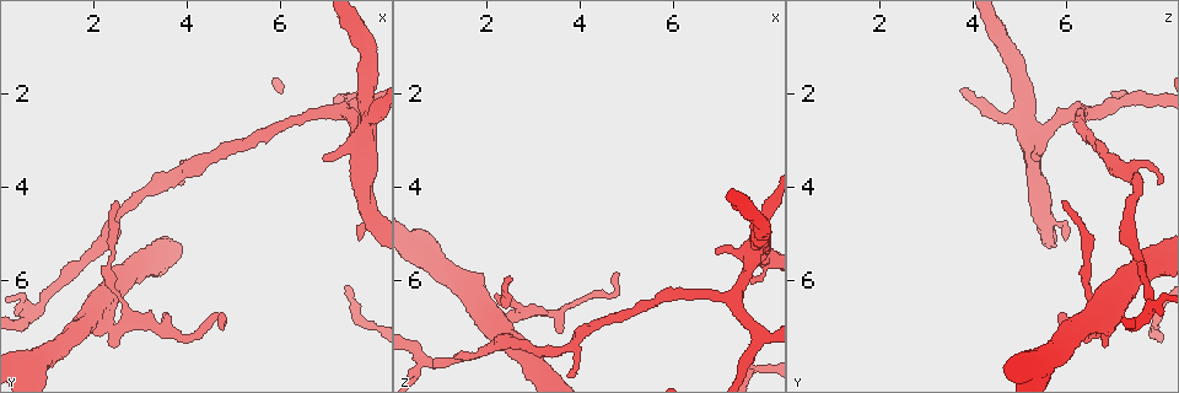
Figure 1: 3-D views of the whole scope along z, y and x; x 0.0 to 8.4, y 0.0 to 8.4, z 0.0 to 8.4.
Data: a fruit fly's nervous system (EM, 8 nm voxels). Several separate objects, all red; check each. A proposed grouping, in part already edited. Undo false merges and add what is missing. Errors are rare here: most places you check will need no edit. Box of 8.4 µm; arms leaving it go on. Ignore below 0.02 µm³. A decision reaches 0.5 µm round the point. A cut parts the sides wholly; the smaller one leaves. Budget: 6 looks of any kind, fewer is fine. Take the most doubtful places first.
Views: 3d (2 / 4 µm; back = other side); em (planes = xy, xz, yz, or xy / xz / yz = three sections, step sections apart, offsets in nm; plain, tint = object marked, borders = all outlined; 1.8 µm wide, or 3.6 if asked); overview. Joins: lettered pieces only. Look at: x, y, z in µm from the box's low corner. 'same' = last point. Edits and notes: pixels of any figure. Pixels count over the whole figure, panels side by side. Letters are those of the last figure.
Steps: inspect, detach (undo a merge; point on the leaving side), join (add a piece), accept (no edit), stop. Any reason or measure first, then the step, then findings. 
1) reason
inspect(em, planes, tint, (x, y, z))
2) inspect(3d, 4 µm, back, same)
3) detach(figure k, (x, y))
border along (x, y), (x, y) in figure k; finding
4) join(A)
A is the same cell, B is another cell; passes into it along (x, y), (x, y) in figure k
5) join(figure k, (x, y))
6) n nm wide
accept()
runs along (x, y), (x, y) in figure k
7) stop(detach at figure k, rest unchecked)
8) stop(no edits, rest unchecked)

three-way junction
inspect(em, planes, tint, (7.75, 2.20, 7.20))

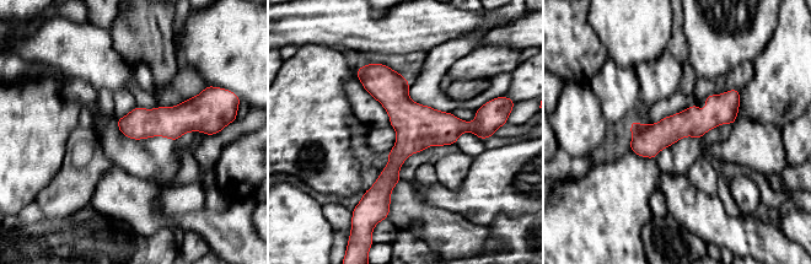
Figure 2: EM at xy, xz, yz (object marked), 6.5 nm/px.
inspect(em, planes, borders, same)

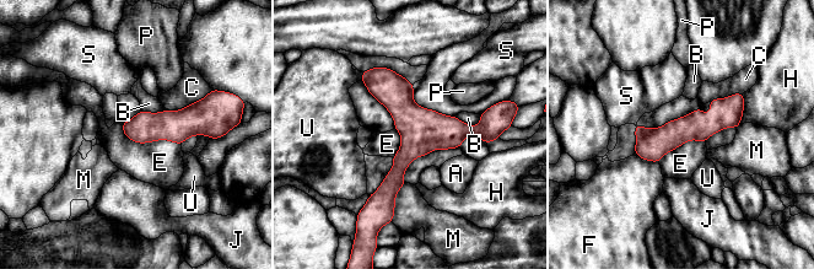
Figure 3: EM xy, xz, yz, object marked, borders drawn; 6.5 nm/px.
E touches over 420 nm
accept()
A, B, C, E, F, H, J, M, P, S and U are other cells; border along (120, 124), (134, 141), (181, 145) in figure 3; continuous, no second neuron

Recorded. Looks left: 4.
an open end
inspect(em, planes, tint, (2.40, 4.30, 5.90))

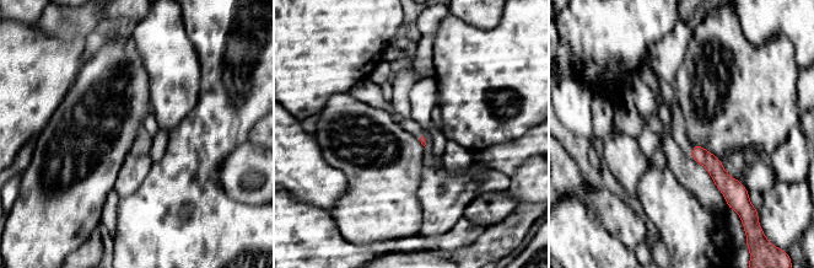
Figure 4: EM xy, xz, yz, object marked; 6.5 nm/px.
inspect(em, planes, borders, same)

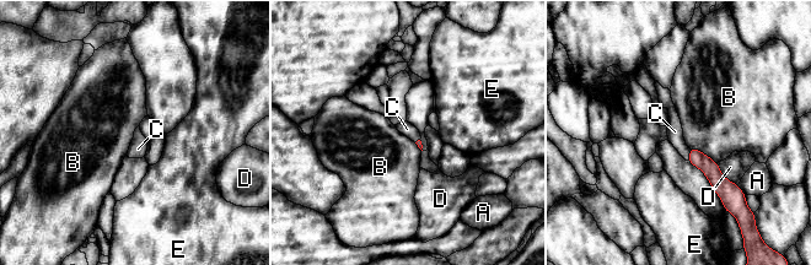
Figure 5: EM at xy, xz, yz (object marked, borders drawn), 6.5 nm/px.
B touches over 220 nm
join(C)
C is the same cell, A, B, D and E are other cells; passes into it along (709, 167), (689, 155), (675, 131) in figure 5; the neuron continues

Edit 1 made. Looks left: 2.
stop(join at figure 5, rest unchecked)

